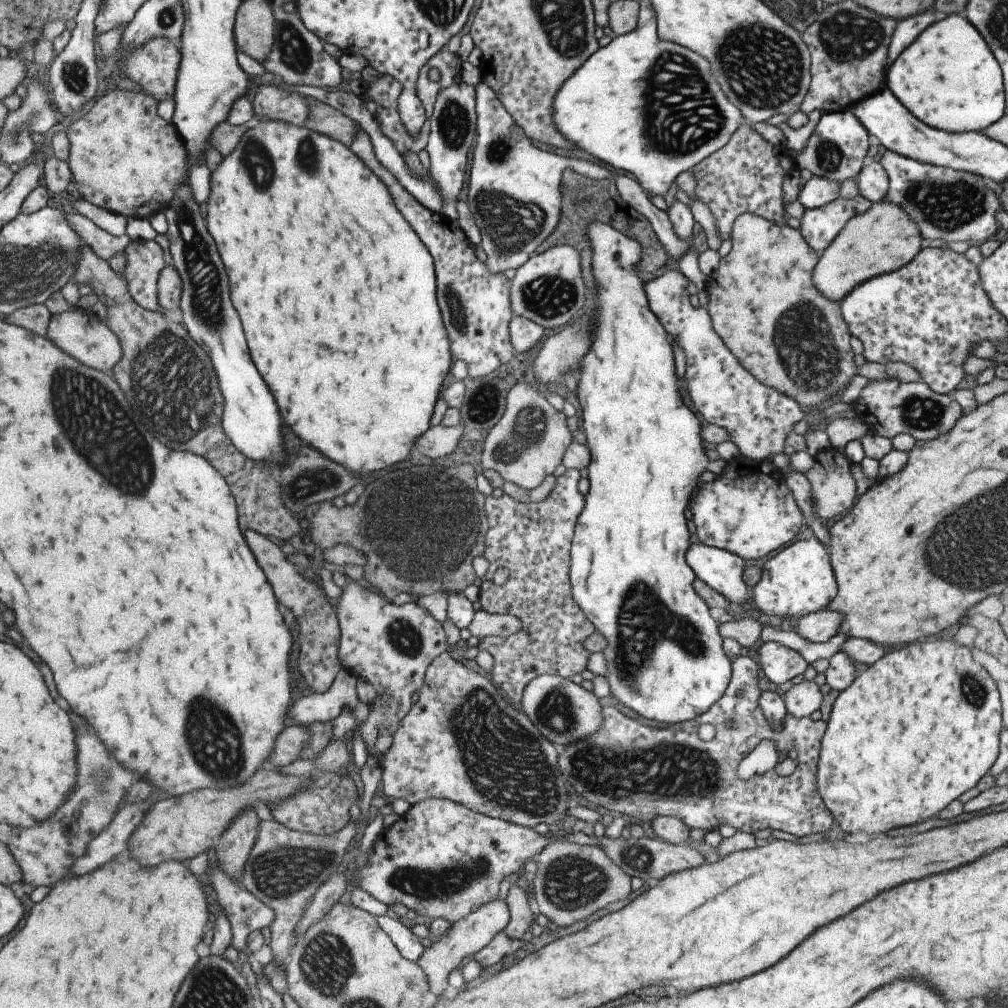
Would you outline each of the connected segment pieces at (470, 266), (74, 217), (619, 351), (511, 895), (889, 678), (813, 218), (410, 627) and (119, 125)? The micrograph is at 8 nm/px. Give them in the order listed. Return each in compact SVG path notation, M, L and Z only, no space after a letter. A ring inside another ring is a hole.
M361 129L358 137L349 145L371 170L375 170L375 174L379 174L379 178L383 178L383 182L387 182L387 186L391 186L391 194L395 194L395 202L399 202L403 218L431 255L437 284L437 304L441 310L451 356L465 362L471 378L489 374L503 362L509 362L513 356L508 335L508 324L513 316L508 293L509 280L503 273L490 273L484 262L475 258L473 246L455 220L421 206L403 188L397 176L377 158L373 141L365 130Z
M66 214L68 221L78 230L78 233L84 238L92 249L101 257L103 260L111 260L115 258L117 254L123 254L125 248L129 248L132 238L129 233L126 232L124 235L113 236L99 228L95 222L91 222L89 218L78 214Z
M589 222L587 224L587 238L591 244L591 274L595 280L595 302L591 304L595 316L594 327L591 327L589 349L580 358L577 372L579 376L575 377L577 385L575 396L581 406L581 418L579 423L582 425L586 436L586 447L589 449L590 458L587 467L588 472L588 491L584 496L584 507L577 517L574 531L571 537L570 546L570 567L568 570L568 579L571 585L571 594L579 605L580 611L583 611L587 620L599 631L606 640L605 648L601 654L607 663L607 682L611 691L610 695L615 696L619 703L633 710L635 714L647 718L647 720L657 720L663 724L675 724L681 721L690 721L700 714L703 714L714 702L717 702L723 696L727 688L732 673L732 662L722 649L722 636L718 631L718 623L713 621L709 615L708 606L703 599L694 591L692 582L696 577L694 572L685 564L685 550L689 546L689 532L685 526L685 510L687 504L697 488L699 476L705 470L714 470L716 466L712 462L709 454L703 452L701 446L701 424L697 416L687 408L681 396L682 379L675 375L675 366L673 365L673 353L668 334L657 320L657 317L649 310L646 294L644 293L643 283L635 274L636 264L640 261L642 253L641 245L631 237L618 230L613 230L611 225L597 224ZM629 598L647 598L651 600L651 608L619 608L623 604L629 604ZM655 604L663 604L661 608L653 608Z
M515 878L509 880L511 880L510 889L504 898L508 908L508 923L502 931L509 938L520 939L534 922L533 912L527 903L528 900L523 889L515 884Z
M931 637L903 644L871 665L867 665L866 670L857 674L851 684L842 690L833 701L826 729L820 740L815 773L816 789L826 809L832 814L837 826L846 833L846 837L852 837L859 832L877 836L877 834L889 832L891 828L911 826L911 824L935 817L949 802L957 799L966 790L973 788L991 768L998 753L998 734L1000 728L1003 727L1000 717L1000 698L996 683L983 667L971 660L970 649L959 646L953 639L946 640L939 637L937 640Z
M859 194L853 199L837 197L826 205L804 209L799 219L798 231L803 240L820 254L831 244L847 220L867 210L871 205L872 202Z
M364 582L347 583L342 587L342 593L336 604L342 640L339 649L339 658L342 665L372 684L377 690L377 696L370 704L370 715L367 722L362 725L362 735L370 748L370 753L381 760L385 757L391 745L394 744L395 733L401 725L399 718L403 718L405 712L409 712L411 694L418 692L425 680L425 668L429 668L435 658L441 656L445 646L445 634L441 630L441 624L437 619L417 605L415 601L406 600L398 605L387 599L379 592L369 591L368 585Z
M113 89L96 100L86 112L65 124L70 142L69 159L74 173L75 188L82 198L96 206L121 214L127 218L148 219L163 212L174 200L183 183L188 183L190 155L186 151L177 127L157 114L159 101L144 92Z

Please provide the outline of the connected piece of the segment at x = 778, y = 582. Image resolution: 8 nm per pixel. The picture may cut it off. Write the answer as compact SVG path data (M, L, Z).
M815 537L809 540L795 540L793 544L785 546L781 552L767 560L760 569L759 582L750 590L753 604L763 614L790 620L822 611L836 592L836 580L829 566L827 548Z

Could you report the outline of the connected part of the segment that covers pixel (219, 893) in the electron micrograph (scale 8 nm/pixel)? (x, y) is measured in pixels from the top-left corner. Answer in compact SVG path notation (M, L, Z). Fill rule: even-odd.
M218 866L209 871L209 880L222 910L231 921L234 931L232 945L245 953L247 934L271 926L275 911L254 894L243 890L239 882L227 876Z

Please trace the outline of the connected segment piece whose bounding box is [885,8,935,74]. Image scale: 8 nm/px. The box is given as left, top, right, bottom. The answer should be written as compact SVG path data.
M931 8L927 9L924 13L913 15L912 17L903 19L895 25L893 29L886 54L885 74L892 62L901 54L907 46L925 30L927 26L933 23L935 18L931 13Z

